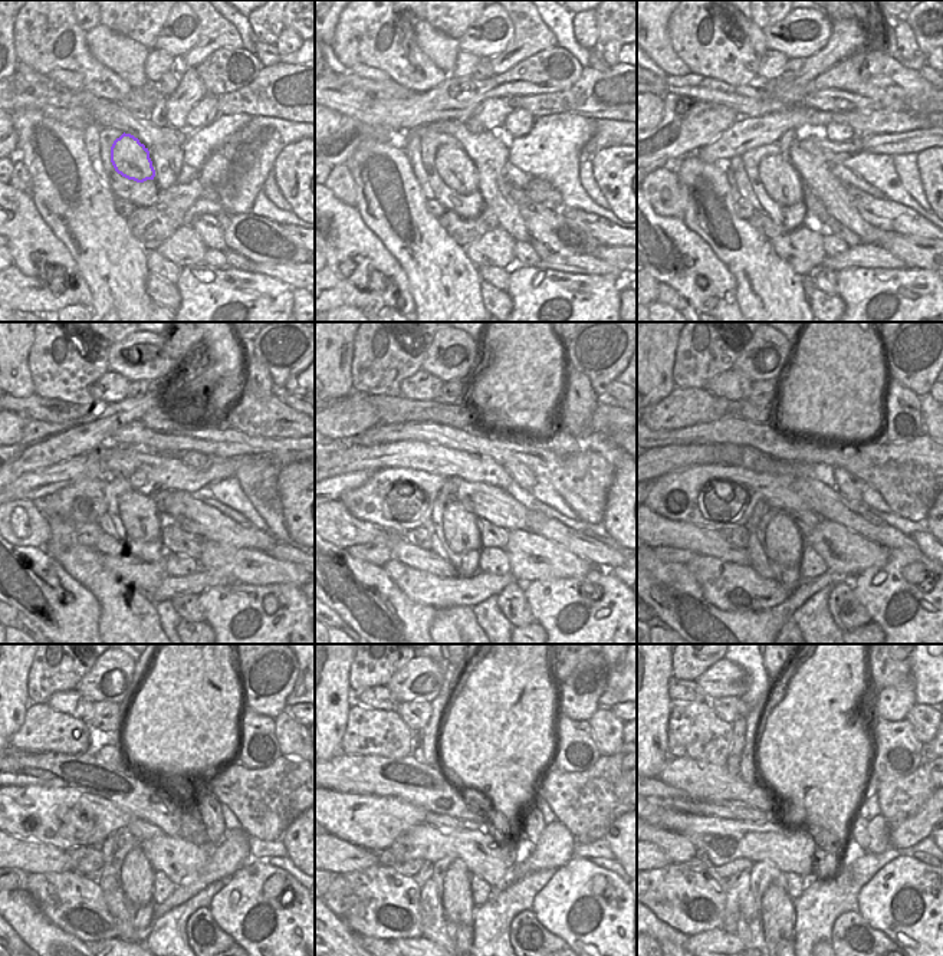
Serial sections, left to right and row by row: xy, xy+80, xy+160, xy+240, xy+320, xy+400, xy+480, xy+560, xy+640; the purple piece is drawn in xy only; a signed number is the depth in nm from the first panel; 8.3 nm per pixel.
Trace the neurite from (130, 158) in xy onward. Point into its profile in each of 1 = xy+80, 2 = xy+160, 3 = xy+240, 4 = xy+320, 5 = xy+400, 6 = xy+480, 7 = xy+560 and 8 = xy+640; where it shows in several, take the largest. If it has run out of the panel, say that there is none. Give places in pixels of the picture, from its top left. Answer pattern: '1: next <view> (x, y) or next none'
1: next xy+80 (457, 171)
2: next xy+160 (781, 180)
3: next xy+240 (138, 512)
4: next xy+320 (460, 526)
5: next xy+400 (784, 539)
6: next xy+480 (137, 874)
7: next xy+560 (457, 900)
8: next xy+640 (778, 913)

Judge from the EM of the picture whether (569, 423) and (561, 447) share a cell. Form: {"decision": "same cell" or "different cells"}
{"decision": "different cells"}

